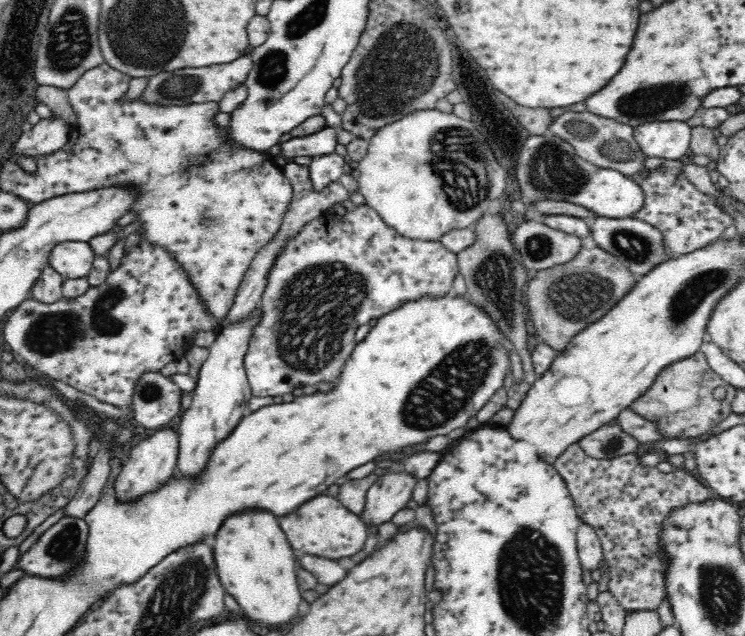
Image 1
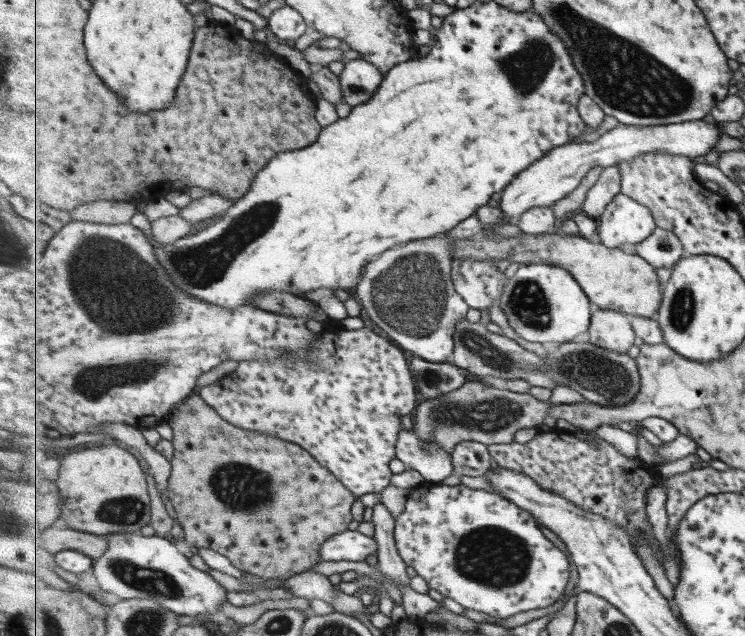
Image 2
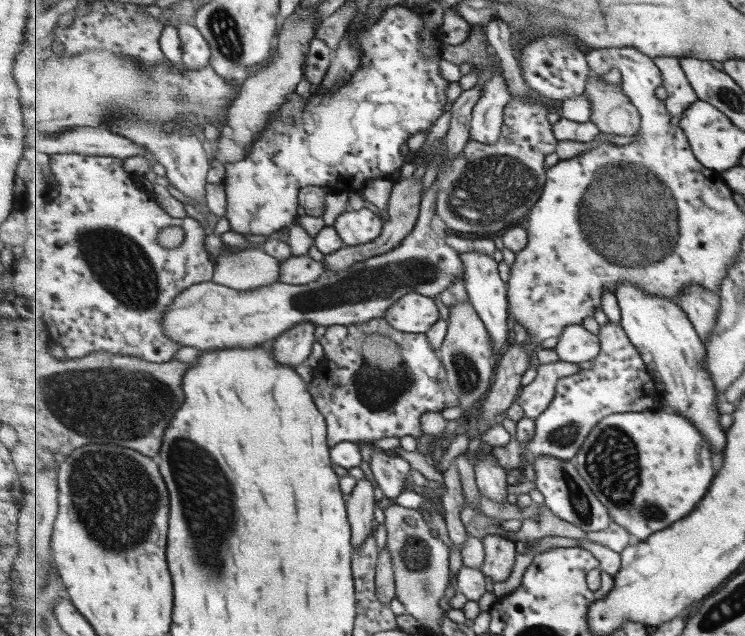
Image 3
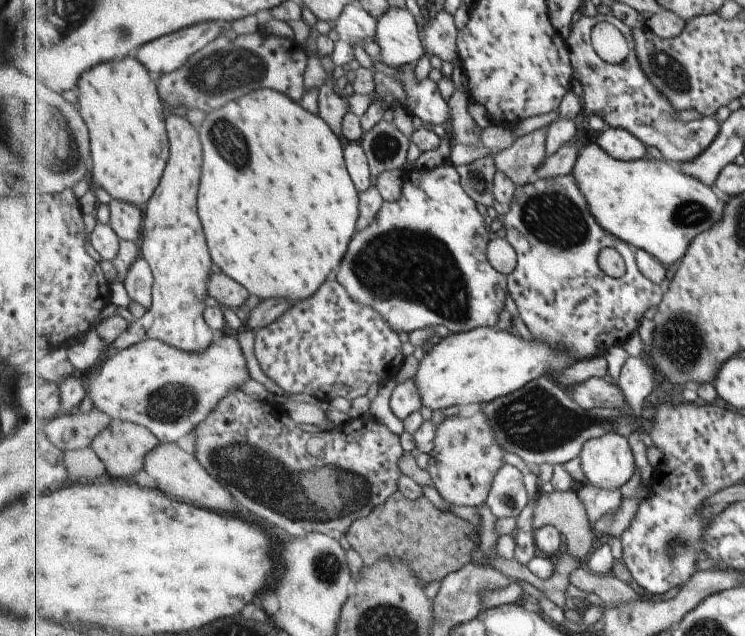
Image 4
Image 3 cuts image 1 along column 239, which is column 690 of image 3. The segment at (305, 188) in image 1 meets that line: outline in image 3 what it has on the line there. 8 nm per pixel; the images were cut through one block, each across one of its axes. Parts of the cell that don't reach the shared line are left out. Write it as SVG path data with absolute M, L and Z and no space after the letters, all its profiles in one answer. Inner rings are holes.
M699 284L691 288L683 288L679 296L679 307L691 320L693 328L704 341L709 341L718 324L721 310L721 297L718 293L711 292Z

